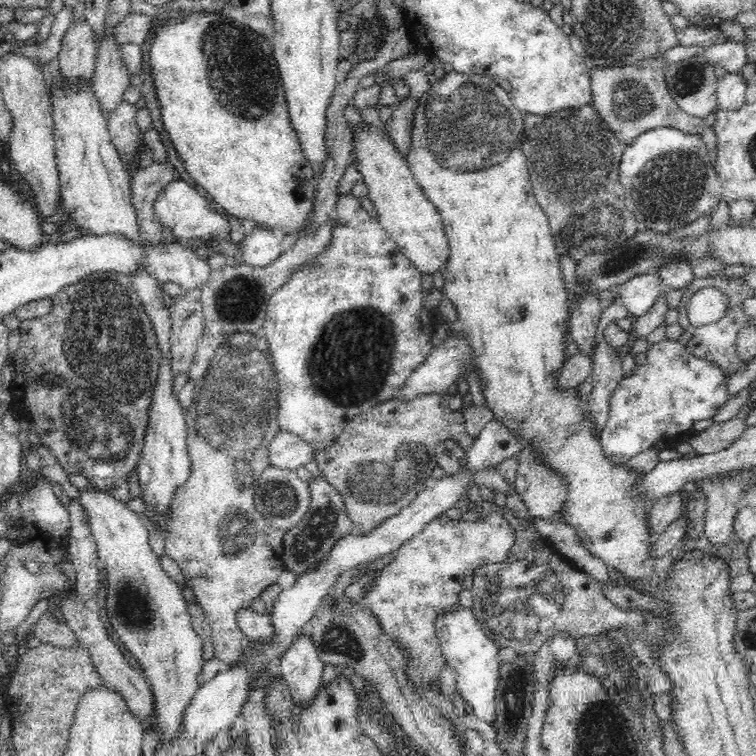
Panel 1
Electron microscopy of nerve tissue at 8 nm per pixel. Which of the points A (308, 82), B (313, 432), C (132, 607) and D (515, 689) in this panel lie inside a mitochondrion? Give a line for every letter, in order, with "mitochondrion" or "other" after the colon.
A: other
B: other
C: mitochondrion
D: mitochondrion

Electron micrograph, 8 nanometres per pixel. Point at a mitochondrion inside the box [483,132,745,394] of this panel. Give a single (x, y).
(673, 184)

